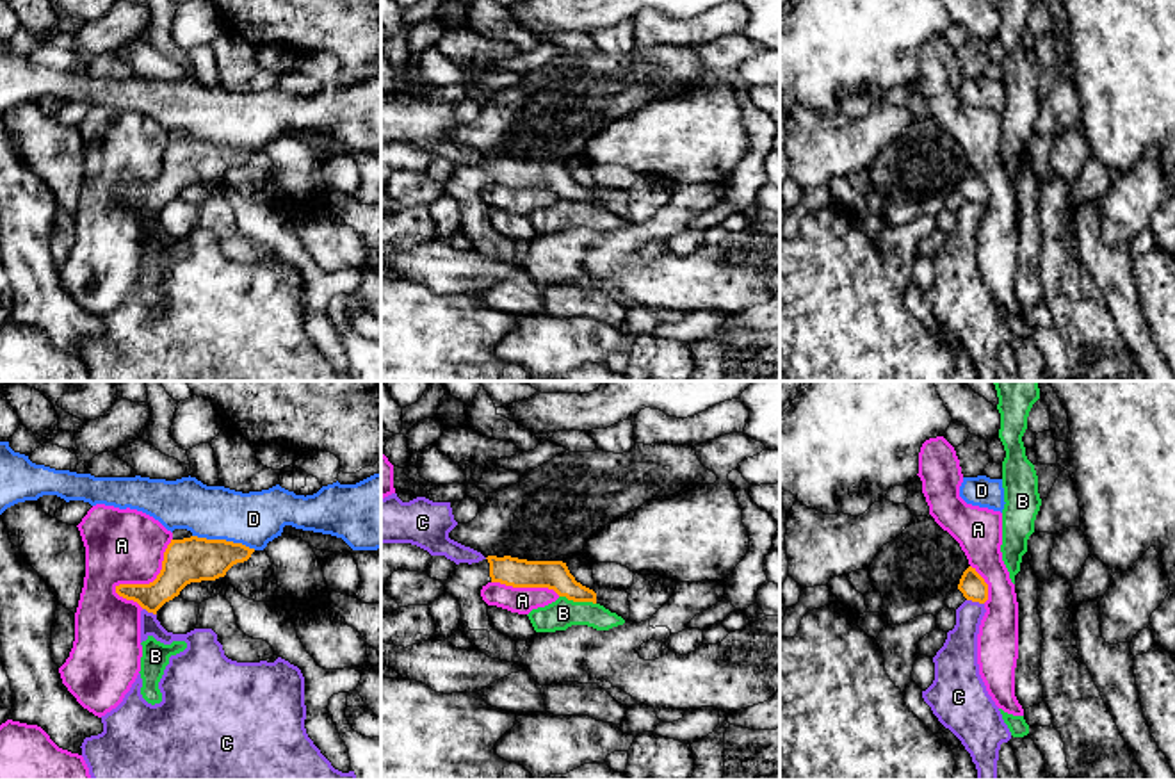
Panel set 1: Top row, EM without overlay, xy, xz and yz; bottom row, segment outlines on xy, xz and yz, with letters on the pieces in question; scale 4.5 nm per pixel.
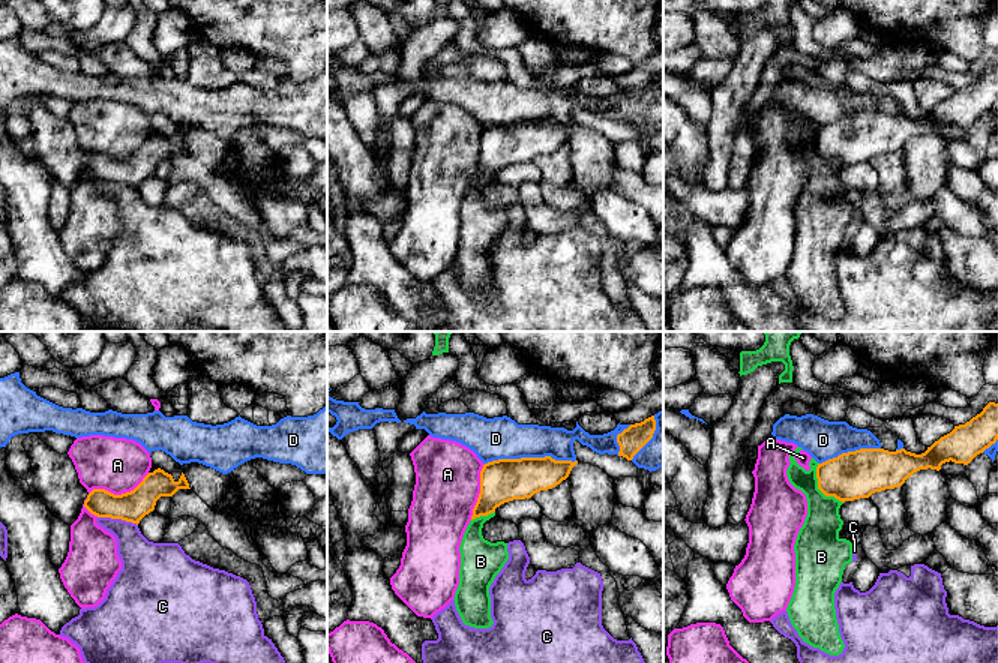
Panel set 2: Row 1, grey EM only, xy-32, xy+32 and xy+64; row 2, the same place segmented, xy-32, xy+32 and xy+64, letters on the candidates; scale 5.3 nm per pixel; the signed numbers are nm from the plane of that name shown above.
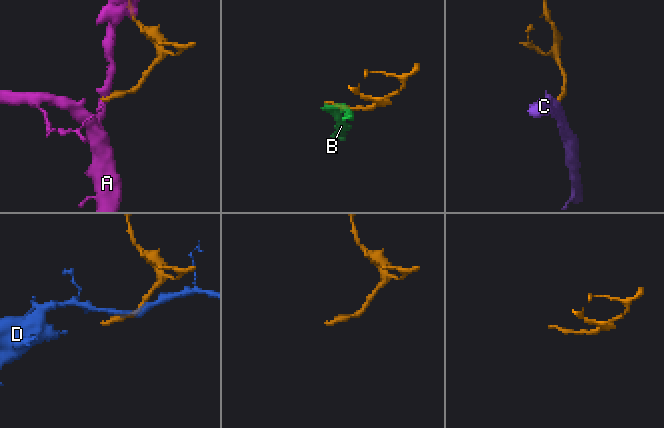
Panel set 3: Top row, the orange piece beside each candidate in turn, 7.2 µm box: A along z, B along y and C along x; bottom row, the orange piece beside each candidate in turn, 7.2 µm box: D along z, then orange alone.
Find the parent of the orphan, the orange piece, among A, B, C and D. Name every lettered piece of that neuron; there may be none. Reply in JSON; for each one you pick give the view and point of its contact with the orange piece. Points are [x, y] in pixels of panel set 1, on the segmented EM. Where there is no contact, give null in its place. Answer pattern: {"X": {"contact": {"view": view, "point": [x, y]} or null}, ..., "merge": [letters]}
{"merge": []}

